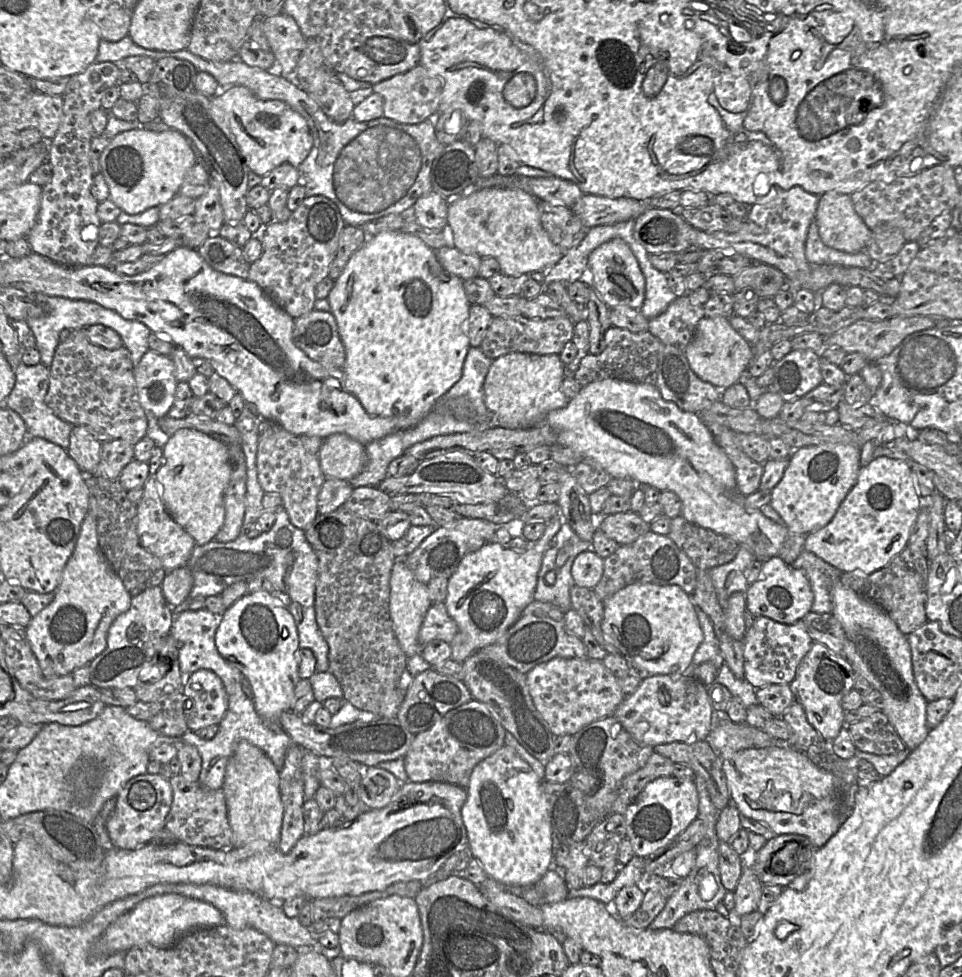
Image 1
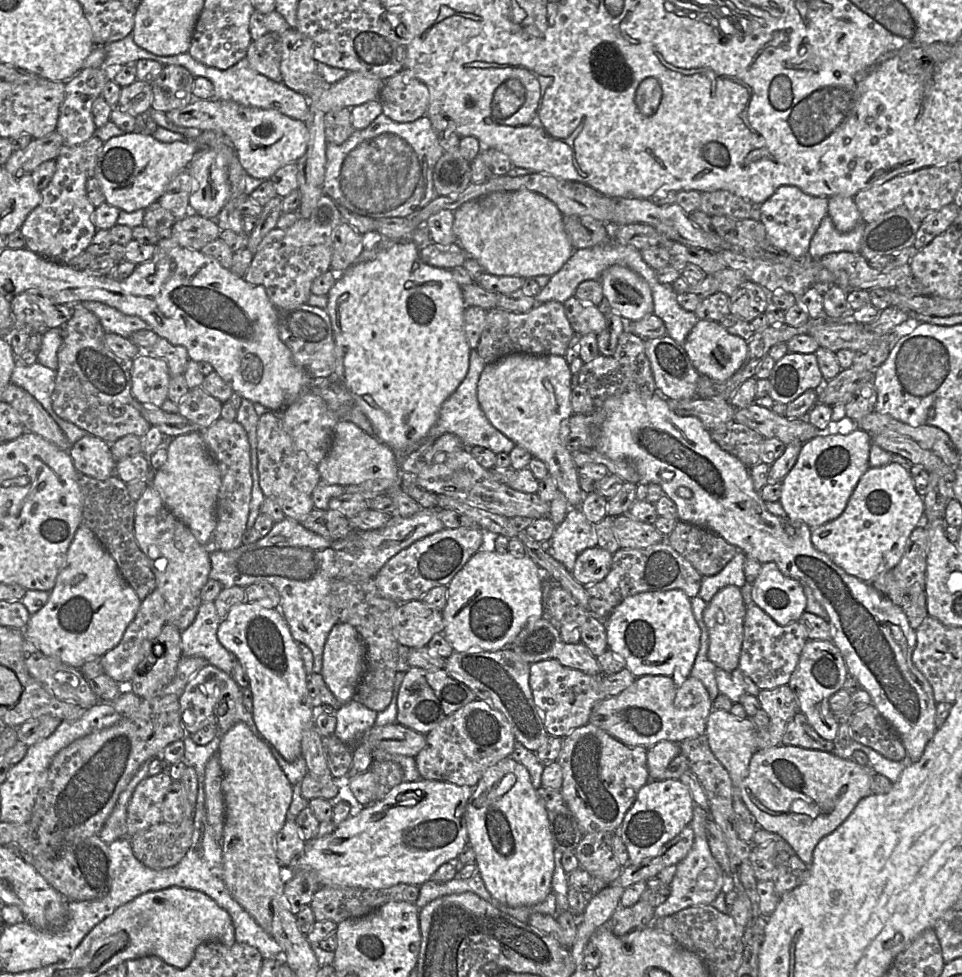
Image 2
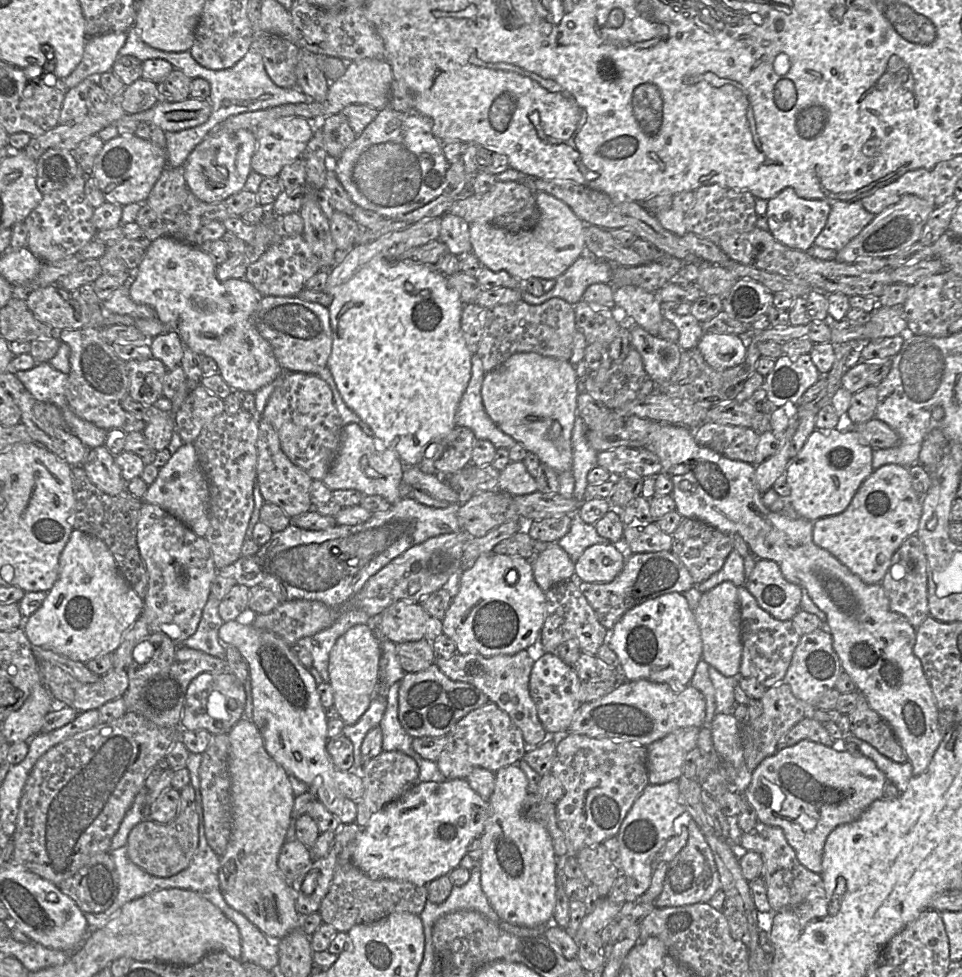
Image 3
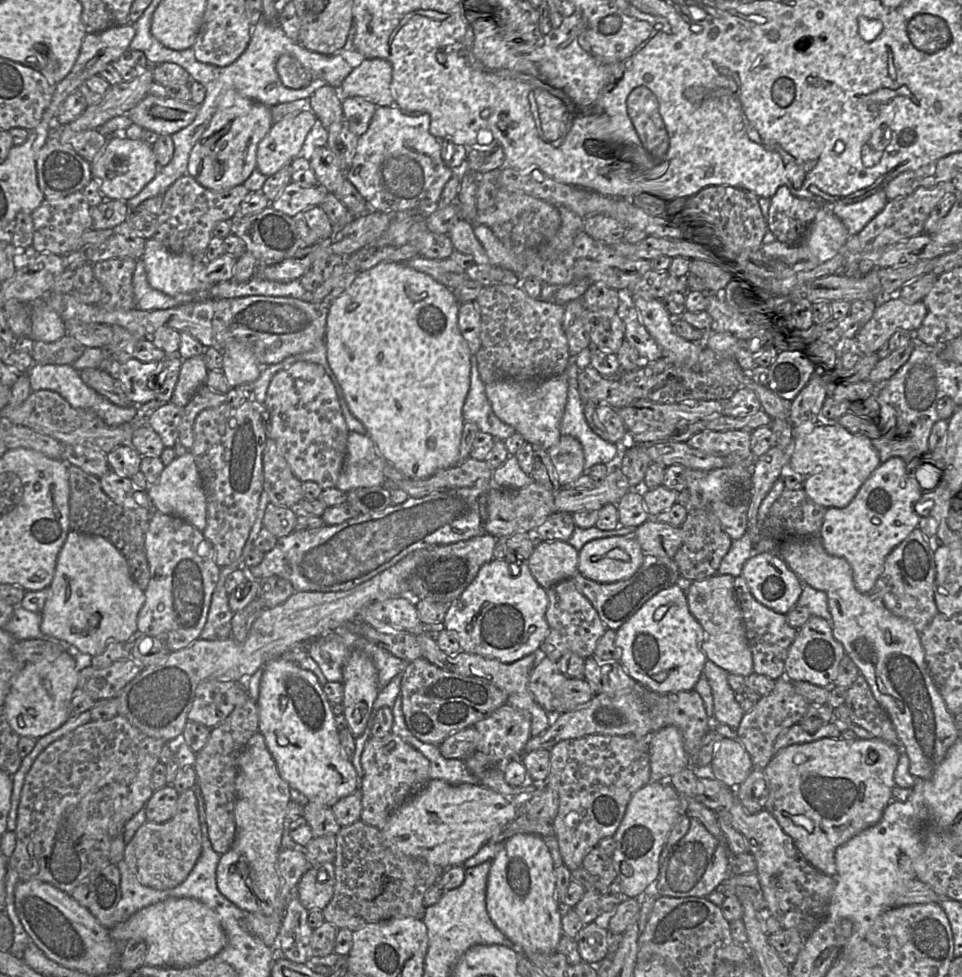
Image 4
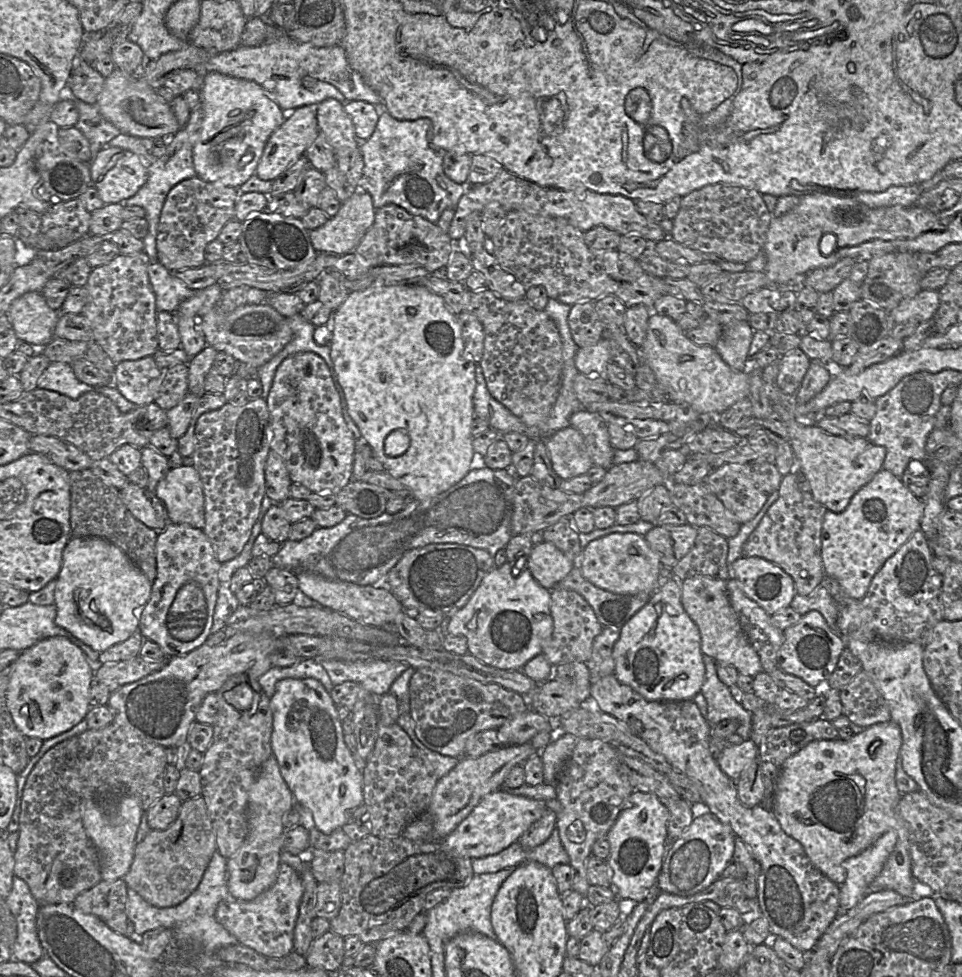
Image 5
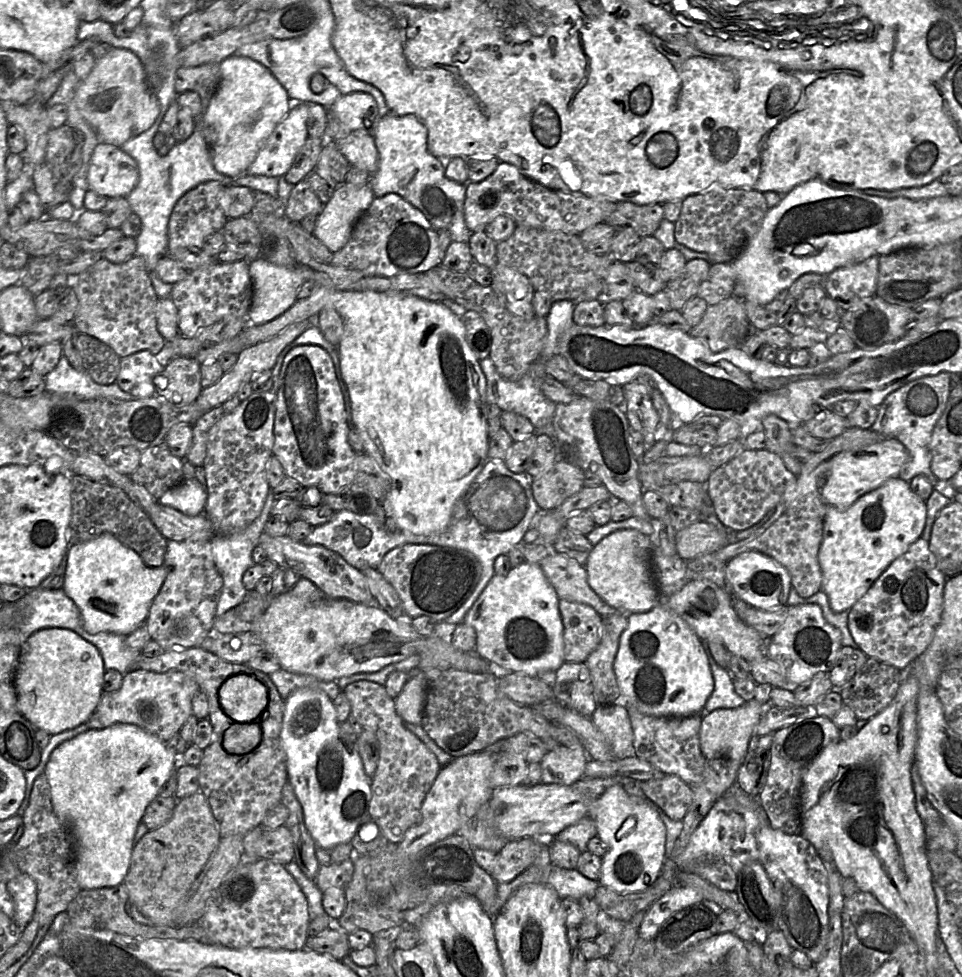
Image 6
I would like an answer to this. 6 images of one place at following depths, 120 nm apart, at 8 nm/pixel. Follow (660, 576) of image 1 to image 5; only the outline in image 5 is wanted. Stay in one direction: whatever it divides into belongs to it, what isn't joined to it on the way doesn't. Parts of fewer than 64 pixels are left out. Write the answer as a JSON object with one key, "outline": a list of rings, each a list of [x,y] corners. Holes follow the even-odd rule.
{"outline":[[[575,565],[555,587],[580,594],[592,607],[603,627],[621,627],[639,611],[652,596],[651,593],[615,594],[596,587],[586,580]]]}

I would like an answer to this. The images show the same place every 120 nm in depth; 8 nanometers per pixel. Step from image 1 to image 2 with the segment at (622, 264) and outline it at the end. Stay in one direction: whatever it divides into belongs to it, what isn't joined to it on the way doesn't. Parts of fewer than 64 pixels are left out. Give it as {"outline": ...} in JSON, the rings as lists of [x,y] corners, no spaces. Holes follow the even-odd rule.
{"outline":[[[623,265],[607,268],[600,277],[605,302],[628,322],[652,315],[650,286],[637,272]]]}

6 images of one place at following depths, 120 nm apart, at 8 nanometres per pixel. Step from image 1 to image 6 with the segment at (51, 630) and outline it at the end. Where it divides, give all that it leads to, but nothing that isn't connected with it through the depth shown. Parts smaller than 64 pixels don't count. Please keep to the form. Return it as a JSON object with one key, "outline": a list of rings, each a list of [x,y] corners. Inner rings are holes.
{"outline":[[[104,532],[101,535],[95,537],[92,540],[81,542],[78,544],[74,544],[69,547],[67,551],[67,566],[64,576],[64,583],[62,589],[64,590],[65,594],[73,600],[73,602],[77,605],[80,615],[82,618],[82,623],[84,629],[90,634],[96,634],[99,632],[112,632],[116,634],[122,634],[128,636],[131,634],[136,628],[143,622],[145,622],[150,605],[154,600],[155,596],[158,594],[165,577],[167,575],[167,571],[164,567],[164,563],[158,567],[150,567],[147,566],[141,559],[141,557],[131,548],[123,545],[120,543],[111,533]]]}

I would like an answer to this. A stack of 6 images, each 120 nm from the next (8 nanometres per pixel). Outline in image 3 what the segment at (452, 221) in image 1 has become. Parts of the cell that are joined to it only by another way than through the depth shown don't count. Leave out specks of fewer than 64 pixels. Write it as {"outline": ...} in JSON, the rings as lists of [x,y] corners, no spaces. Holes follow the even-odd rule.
{"outline":[[[543,191],[536,192],[535,199],[540,217],[537,224],[529,230],[511,233],[489,223],[470,224],[472,254],[483,267],[493,272],[506,271],[519,281],[530,278],[557,279],[586,252],[586,224],[571,208]]]}

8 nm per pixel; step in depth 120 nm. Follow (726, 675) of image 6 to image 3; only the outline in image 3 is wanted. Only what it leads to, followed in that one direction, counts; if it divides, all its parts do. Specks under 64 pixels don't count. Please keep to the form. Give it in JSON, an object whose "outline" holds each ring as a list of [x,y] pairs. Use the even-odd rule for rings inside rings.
{"outline":[[[703,659],[698,662],[690,685],[704,696],[706,703],[704,726],[710,726],[716,713],[729,714],[730,707],[736,702],[734,688],[739,684],[740,677],[726,677]]]}

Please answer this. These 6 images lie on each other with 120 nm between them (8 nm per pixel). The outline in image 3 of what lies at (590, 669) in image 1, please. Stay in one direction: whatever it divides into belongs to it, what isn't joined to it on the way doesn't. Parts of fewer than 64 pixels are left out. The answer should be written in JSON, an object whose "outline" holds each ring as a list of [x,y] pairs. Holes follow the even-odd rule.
{"outline":[[[544,653],[534,661],[529,679],[529,693],[548,735],[557,739],[568,733],[573,715],[581,705],[578,699],[581,683],[572,666],[564,663],[556,653]]]}

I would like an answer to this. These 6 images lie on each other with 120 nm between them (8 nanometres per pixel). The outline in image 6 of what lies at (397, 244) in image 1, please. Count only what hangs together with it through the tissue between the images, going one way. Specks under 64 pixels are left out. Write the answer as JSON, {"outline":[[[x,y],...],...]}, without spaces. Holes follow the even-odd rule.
{"outline":[[[319,282],[316,283],[318,286],[315,293],[307,299],[298,299],[289,310],[274,320],[262,325],[248,323],[240,333],[242,343],[254,345],[266,341],[284,331],[291,324],[316,318],[325,308],[335,309],[344,322],[344,332],[337,346],[337,352],[340,360],[341,376],[350,397],[352,419],[362,439],[364,453],[376,461],[382,473],[389,480],[389,490],[381,504],[384,506],[386,514],[391,515],[395,519],[401,531],[416,535],[430,535],[445,530],[450,523],[455,502],[470,486],[483,469],[487,460],[489,460],[487,455],[490,439],[487,434],[488,403],[486,403],[486,378],[481,370],[479,360],[467,344],[462,317],[441,302],[426,300],[413,294],[371,290],[337,290],[334,286],[324,286]]]}

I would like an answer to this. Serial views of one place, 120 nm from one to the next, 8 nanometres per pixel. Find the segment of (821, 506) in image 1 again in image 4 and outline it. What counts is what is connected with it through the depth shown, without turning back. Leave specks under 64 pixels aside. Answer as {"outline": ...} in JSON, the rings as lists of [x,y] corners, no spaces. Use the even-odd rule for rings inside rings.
{"outline":[[[805,422],[792,427],[794,449],[789,467],[803,484],[807,496],[827,509],[848,506],[860,487],[879,467],[871,442],[854,438],[842,425],[816,425]]]}

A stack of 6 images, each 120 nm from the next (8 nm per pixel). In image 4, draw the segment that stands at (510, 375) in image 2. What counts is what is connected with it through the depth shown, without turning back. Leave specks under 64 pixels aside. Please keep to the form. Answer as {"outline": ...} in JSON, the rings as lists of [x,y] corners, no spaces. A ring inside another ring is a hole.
{"outline":[[[566,372],[543,380],[519,381],[501,379],[484,384],[485,394],[493,413],[503,423],[513,427],[526,443],[547,451],[560,438],[560,425],[568,397]]]}

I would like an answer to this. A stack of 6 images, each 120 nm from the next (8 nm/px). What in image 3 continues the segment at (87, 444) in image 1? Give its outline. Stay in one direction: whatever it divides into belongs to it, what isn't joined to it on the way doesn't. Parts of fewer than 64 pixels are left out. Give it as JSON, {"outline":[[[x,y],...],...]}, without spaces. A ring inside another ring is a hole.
{"outline":[[[105,445],[90,449],[82,467],[93,484],[109,495],[115,496],[127,489],[115,455]]]}

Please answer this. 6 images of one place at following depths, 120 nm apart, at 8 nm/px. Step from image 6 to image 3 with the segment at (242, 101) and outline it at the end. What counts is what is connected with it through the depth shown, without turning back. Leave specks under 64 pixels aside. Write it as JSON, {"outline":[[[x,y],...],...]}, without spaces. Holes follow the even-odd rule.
{"outline":[[[240,129],[232,132],[212,132],[193,149],[184,164],[184,177],[190,192],[206,203],[218,203],[244,189],[256,150],[254,132]]]}

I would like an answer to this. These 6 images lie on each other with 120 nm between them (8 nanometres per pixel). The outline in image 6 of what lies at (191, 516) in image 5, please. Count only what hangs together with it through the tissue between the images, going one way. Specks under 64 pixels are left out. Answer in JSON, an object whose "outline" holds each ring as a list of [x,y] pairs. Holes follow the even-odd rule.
{"outline":[[[196,477],[184,479],[177,486],[168,489],[158,499],[161,504],[175,508],[189,516],[206,513],[207,500],[207,483],[204,487]]]}

